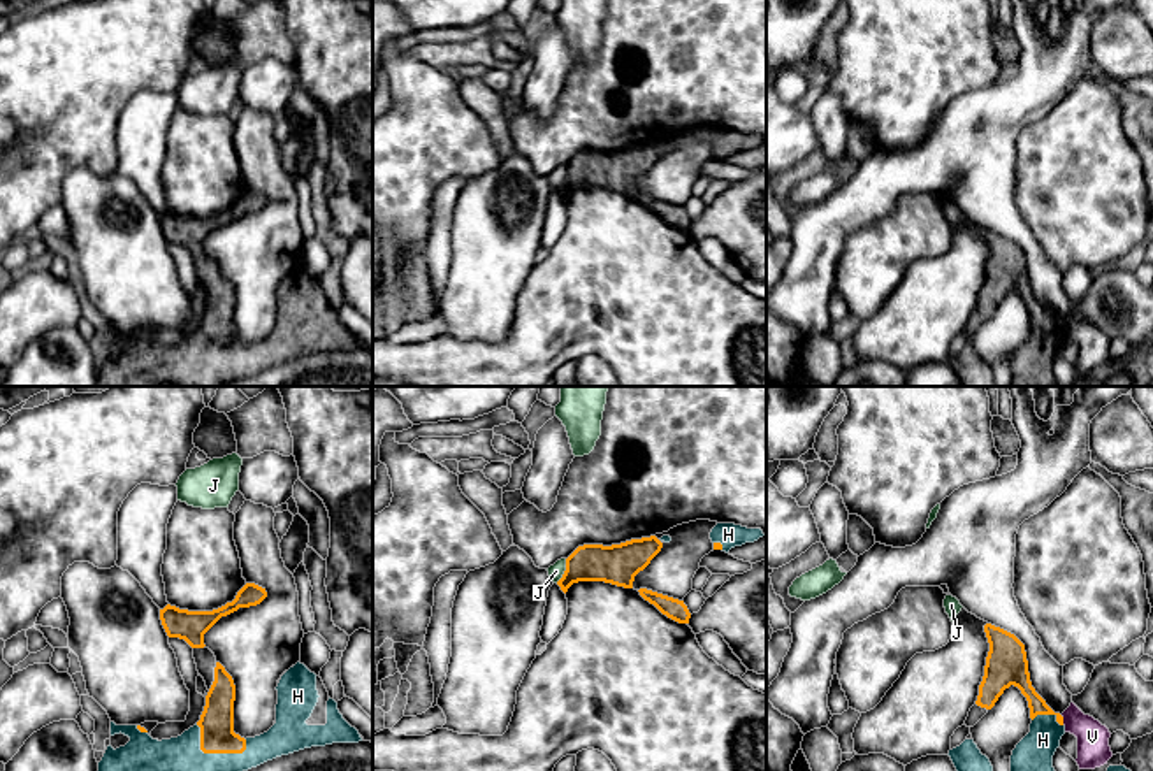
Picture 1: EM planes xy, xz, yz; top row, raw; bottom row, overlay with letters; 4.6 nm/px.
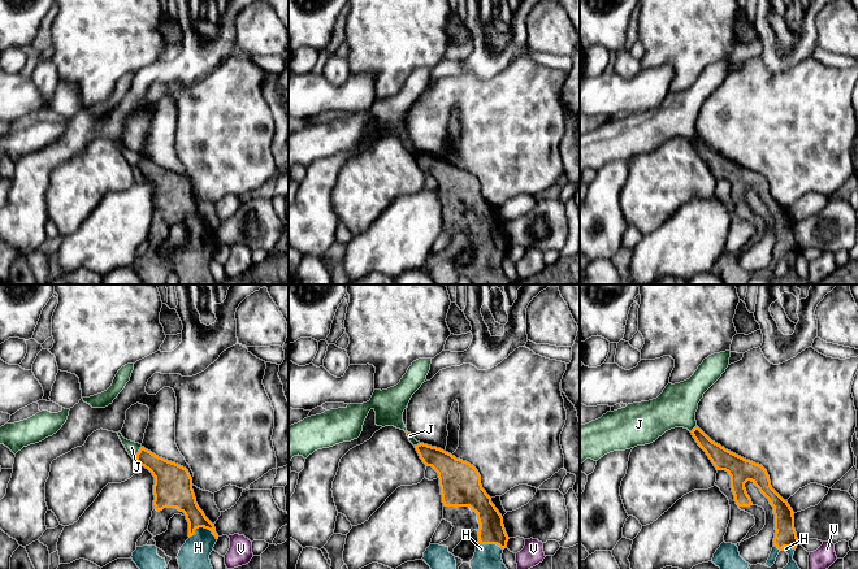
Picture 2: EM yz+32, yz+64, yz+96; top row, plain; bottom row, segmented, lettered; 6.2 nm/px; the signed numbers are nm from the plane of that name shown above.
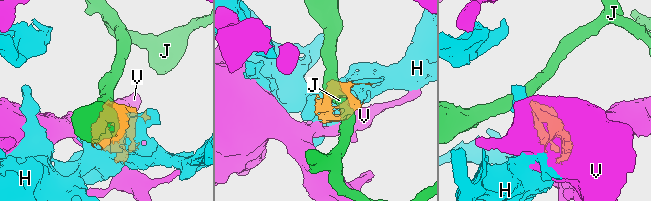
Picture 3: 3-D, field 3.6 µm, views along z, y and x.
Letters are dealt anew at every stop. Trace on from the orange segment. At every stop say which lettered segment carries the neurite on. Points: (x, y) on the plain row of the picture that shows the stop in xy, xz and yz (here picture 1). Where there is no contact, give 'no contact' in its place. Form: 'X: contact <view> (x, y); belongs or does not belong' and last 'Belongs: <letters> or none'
H: contact xy (211, 359); belongs
J: contact xz (565, 178); does not belong
V: contact yz (1062, 327); does not belong
Belongs: H

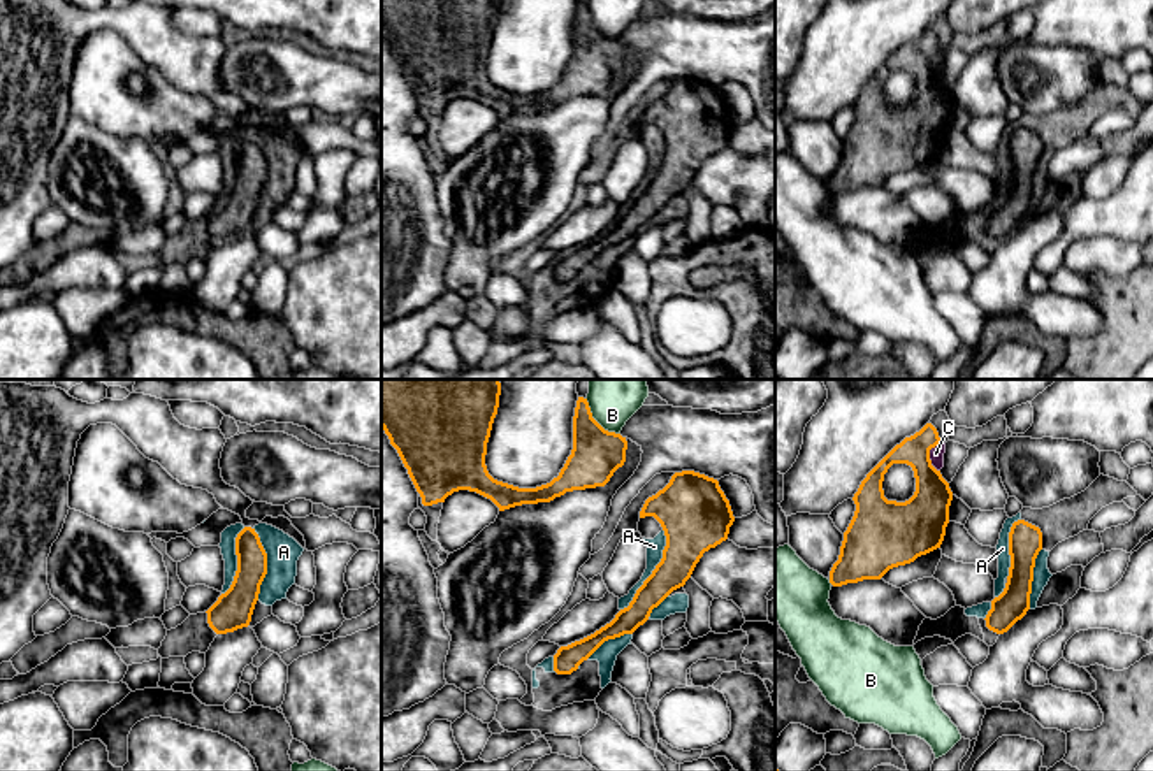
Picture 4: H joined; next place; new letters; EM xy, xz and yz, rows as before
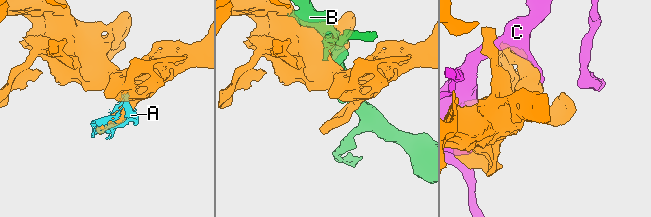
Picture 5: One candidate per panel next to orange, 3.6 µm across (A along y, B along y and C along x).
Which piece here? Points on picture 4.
A: contact xz (652, 178); does not belong
B: contact xz (594, 27); does not belong
C: contact yz (928, 62); does not belong
Belongs: none

